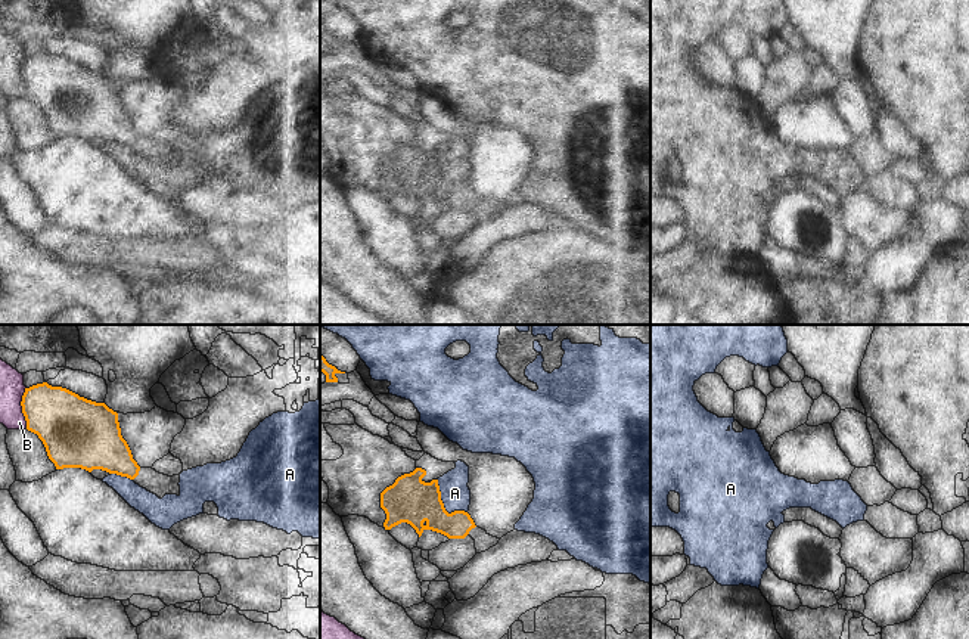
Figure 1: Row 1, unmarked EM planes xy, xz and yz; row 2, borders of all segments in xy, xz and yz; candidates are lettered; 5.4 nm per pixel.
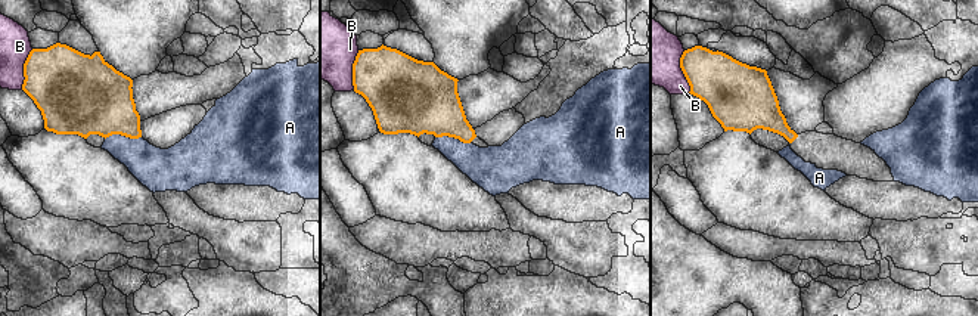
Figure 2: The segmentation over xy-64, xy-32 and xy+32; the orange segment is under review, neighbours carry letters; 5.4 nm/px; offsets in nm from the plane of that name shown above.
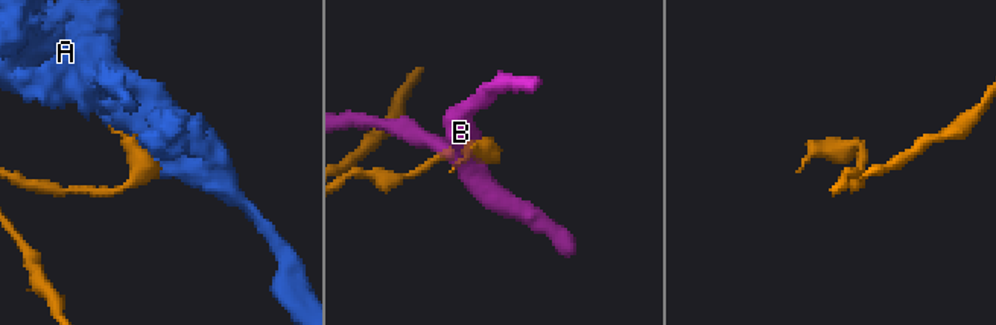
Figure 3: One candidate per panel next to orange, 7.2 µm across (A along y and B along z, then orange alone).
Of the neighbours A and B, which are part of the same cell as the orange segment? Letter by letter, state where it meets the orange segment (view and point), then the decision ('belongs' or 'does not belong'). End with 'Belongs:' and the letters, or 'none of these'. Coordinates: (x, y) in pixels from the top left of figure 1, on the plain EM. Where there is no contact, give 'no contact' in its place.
A: xz (443, 174) | does not belong
B: xy (22, 77) | does not belong
Belongs: none of these

